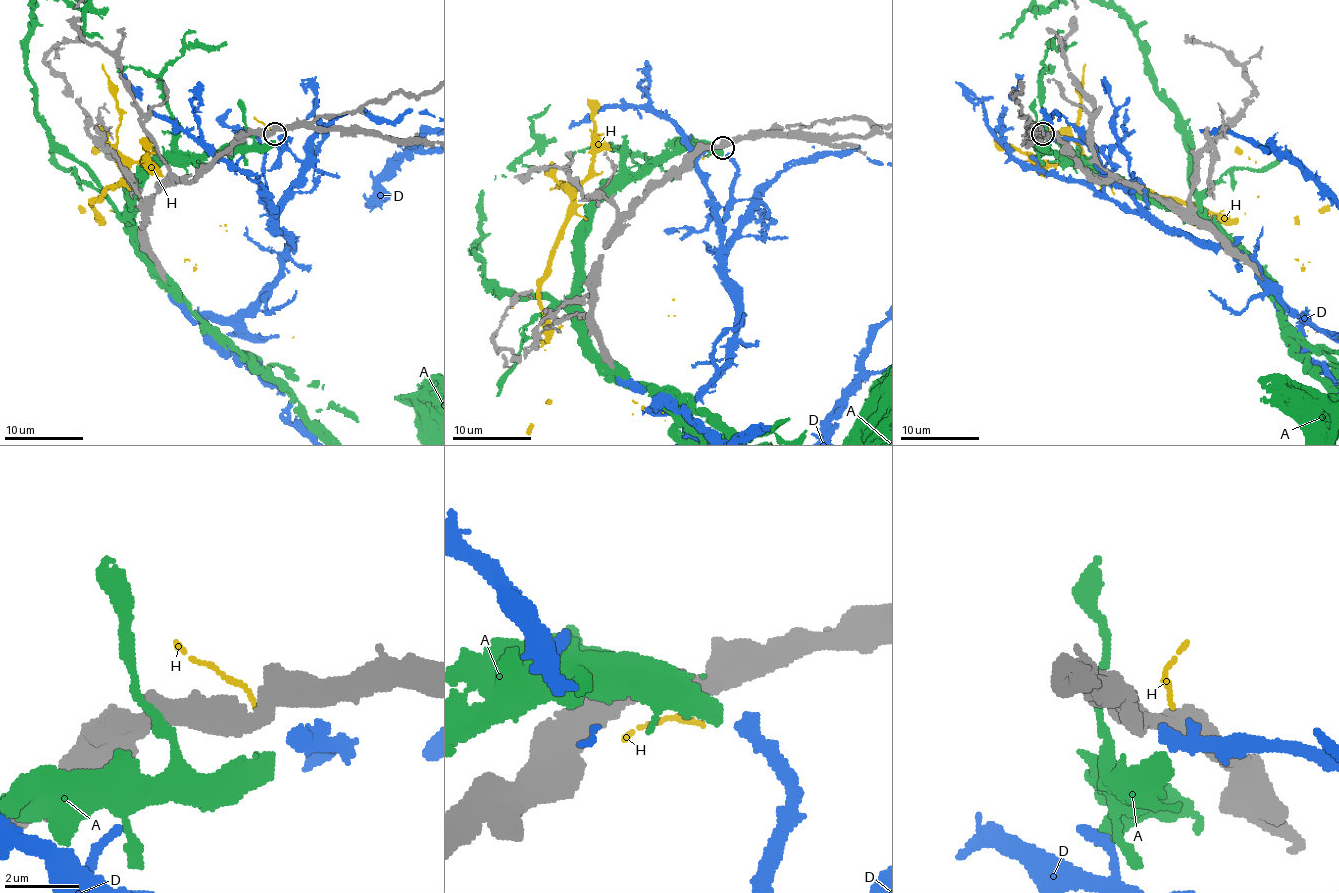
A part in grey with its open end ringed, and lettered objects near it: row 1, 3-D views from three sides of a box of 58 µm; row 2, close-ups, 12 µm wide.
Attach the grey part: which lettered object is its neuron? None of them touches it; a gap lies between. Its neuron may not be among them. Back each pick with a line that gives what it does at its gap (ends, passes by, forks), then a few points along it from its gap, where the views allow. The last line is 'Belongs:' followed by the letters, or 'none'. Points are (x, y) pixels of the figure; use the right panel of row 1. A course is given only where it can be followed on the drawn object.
D: it ends
Belongs: D

